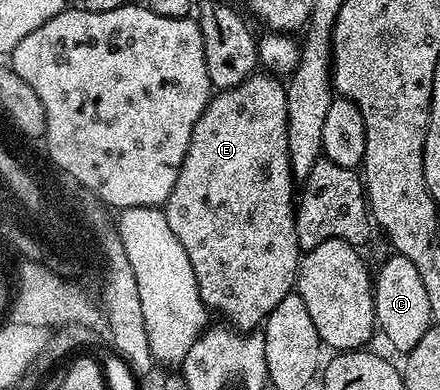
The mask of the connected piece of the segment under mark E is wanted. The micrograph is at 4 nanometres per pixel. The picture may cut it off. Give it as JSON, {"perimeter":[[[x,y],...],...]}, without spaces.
{"perimeter":[[[254,74],[246,78],[243,82],[239,82],[234,88],[226,88],[218,91],[216,94],[210,95],[209,105],[203,110],[203,114],[199,114],[199,118],[195,122],[195,130],[191,134],[191,142],[187,146],[187,154],[183,158],[183,166],[179,170],[179,174],[175,178],[175,186],[171,190],[171,194],[165,199],[163,211],[167,218],[167,226],[171,226],[171,230],[175,234],[175,238],[179,238],[183,250],[187,250],[187,258],[191,258],[191,270],[195,270],[195,282],[199,286],[199,298],[203,298],[206,309],[222,312],[223,315],[229,316],[228,323],[237,330],[257,330],[264,325],[265,320],[269,317],[269,312],[275,310],[275,306],[279,306],[279,302],[283,302],[283,298],[287,298],[289,292],[294,291],[297,283],[297,266],[303,255],[302,249],[297,246],[297,235],[295,234],[295,181],[293,171],[289,165],[289,155],[287,154],[287,94],[285,93],[285,84],[278,77],[272,74]]]}

